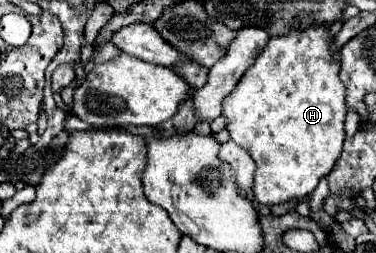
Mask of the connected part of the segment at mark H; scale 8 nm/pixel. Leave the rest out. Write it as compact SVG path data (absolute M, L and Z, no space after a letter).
M322 25L322 27L306 27L306 29L290 29L286 35L280 35L280 37L272 37L268 41L268 45L262 49L262 53L256 57L256 61L248 67L248 71L240 77L236 89L224 99L222 107L224 107L224 117L228 119L228 131L230 131L230 137L234 143L238 143L240 147L244 147L252 159L256 161L256 175L254 175L254 199L258 203L264 203L264 205L276 205L276 203L284 203L284 201L290 201L290 199L304 199L306 195L310 195L320 177L328 175L332 169L334 169L334 163L336 159L340 157L340 151L342 151L342 143L344 143L344 119L346 119L346 89L344 89L344 83L340 81L340 51L332 51L332 43L334 43L334 37L330 33L330 27L328 25Z

